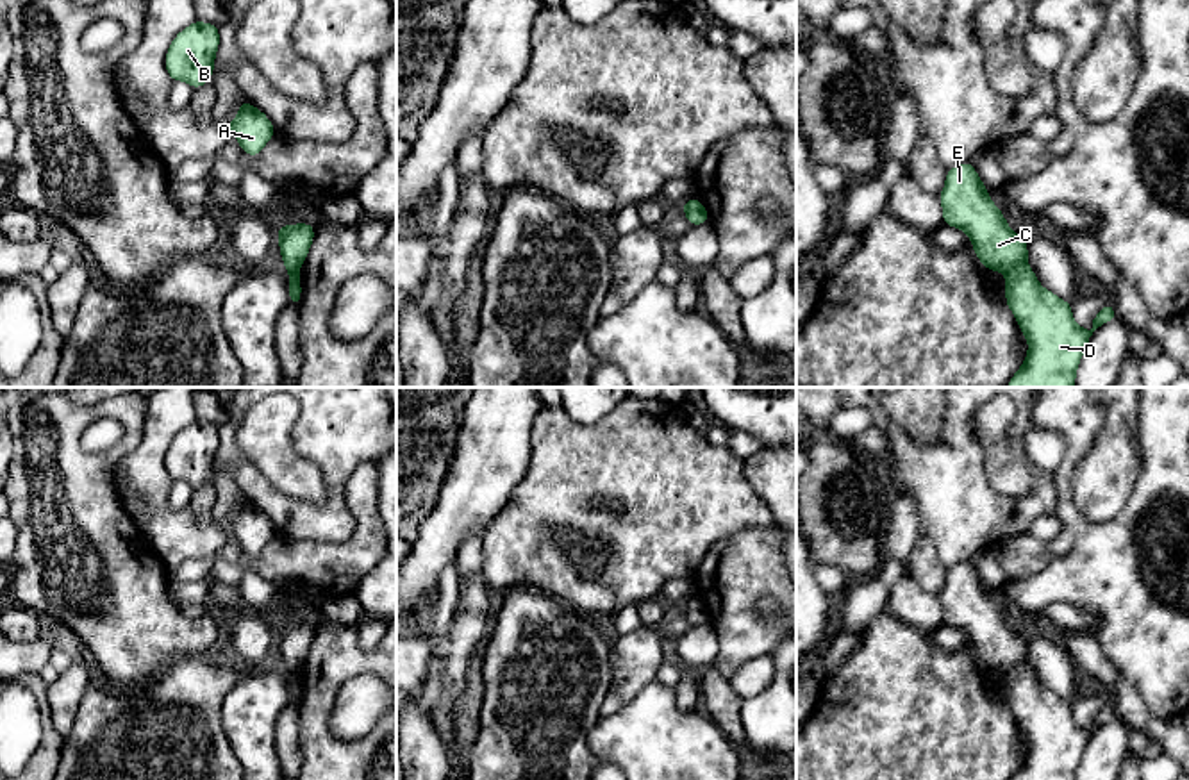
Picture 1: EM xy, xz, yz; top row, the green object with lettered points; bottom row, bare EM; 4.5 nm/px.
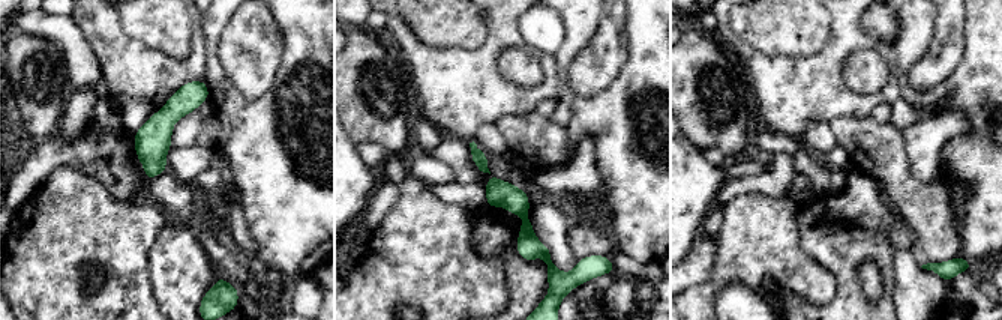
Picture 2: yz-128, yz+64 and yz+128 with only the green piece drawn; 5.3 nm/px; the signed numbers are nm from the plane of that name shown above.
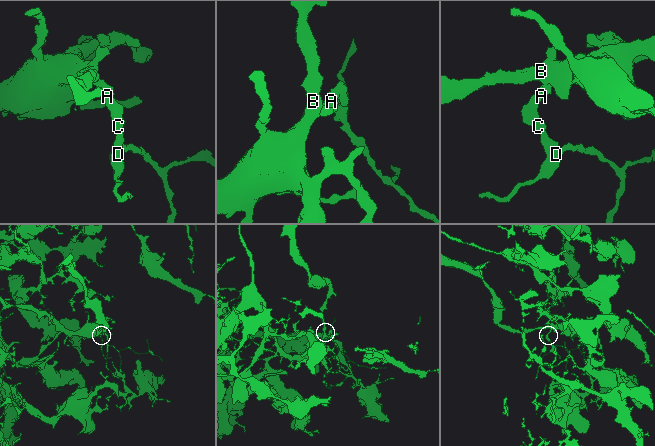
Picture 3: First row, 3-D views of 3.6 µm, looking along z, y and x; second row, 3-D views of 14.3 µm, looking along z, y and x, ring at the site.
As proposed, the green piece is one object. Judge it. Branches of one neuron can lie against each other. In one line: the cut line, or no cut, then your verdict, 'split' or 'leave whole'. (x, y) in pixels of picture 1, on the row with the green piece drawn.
yz (1025, 259), (1006, 273) | split

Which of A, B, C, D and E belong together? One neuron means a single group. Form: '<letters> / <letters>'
A B C E / D

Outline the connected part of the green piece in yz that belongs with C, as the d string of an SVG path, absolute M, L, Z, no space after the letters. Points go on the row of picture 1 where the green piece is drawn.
M971 161L946 170L944 189L937 198L943 223L969 236L985 270L1007 273L1027 261L1028 243L1007 225Z

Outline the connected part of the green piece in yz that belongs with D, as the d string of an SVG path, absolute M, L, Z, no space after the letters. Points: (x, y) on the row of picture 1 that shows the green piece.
M1027 261L1005 273L1005 303L1028 341L1027 357L1007 387L1075 387L1093 332L1118 318L1107 303L1094 314L1091 330L1078 327L1071 302L1044 289Z

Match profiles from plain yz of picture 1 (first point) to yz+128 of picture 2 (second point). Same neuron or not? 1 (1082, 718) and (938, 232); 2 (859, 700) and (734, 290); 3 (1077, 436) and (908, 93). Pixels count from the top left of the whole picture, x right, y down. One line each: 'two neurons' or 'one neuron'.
1: one neuron
2: two neurons
3: one neuron

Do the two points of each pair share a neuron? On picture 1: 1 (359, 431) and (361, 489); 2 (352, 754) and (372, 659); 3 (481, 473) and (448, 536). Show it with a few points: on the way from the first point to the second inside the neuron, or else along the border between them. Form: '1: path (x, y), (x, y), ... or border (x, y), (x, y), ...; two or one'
1: border (372, 459), (363, 461), (349, 479), (345, 500); two
2: path (322, 736), (320, 693), (341, 672); one
3: path (475, 489), (452, 520); one

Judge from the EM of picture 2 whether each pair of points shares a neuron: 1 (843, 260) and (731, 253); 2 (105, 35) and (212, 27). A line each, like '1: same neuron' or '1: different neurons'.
1: different neurons
2: different neurons

